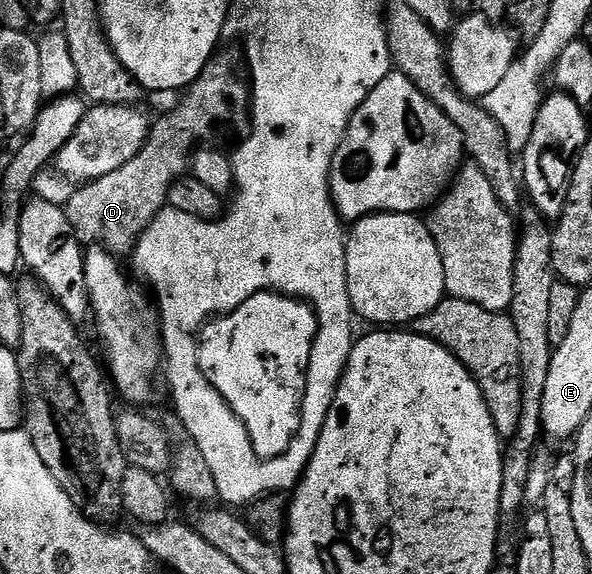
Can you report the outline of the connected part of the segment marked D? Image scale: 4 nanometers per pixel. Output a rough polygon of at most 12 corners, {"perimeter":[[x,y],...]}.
{"perimeter":[[220,49],[141,152],[80,185],[80,242],[130,255],[193,147],[242,135],[251,71]]}

